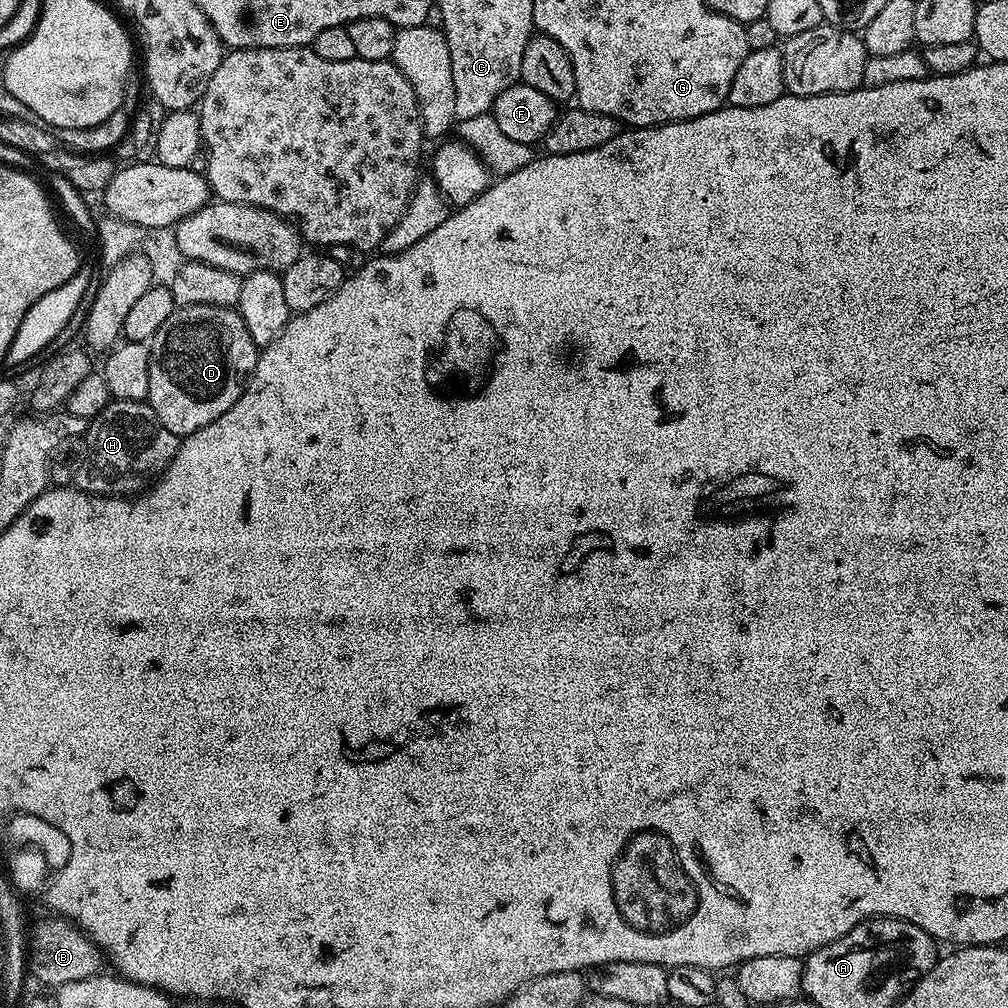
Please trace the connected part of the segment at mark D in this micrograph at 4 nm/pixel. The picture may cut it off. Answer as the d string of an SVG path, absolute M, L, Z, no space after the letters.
M185 304L162 322L162 330L150 341L150 394L146 403L158 414L158 422L177 438L183 438L210 426L214 418L222 418L244 392L256 365L258 349L235 307Z

